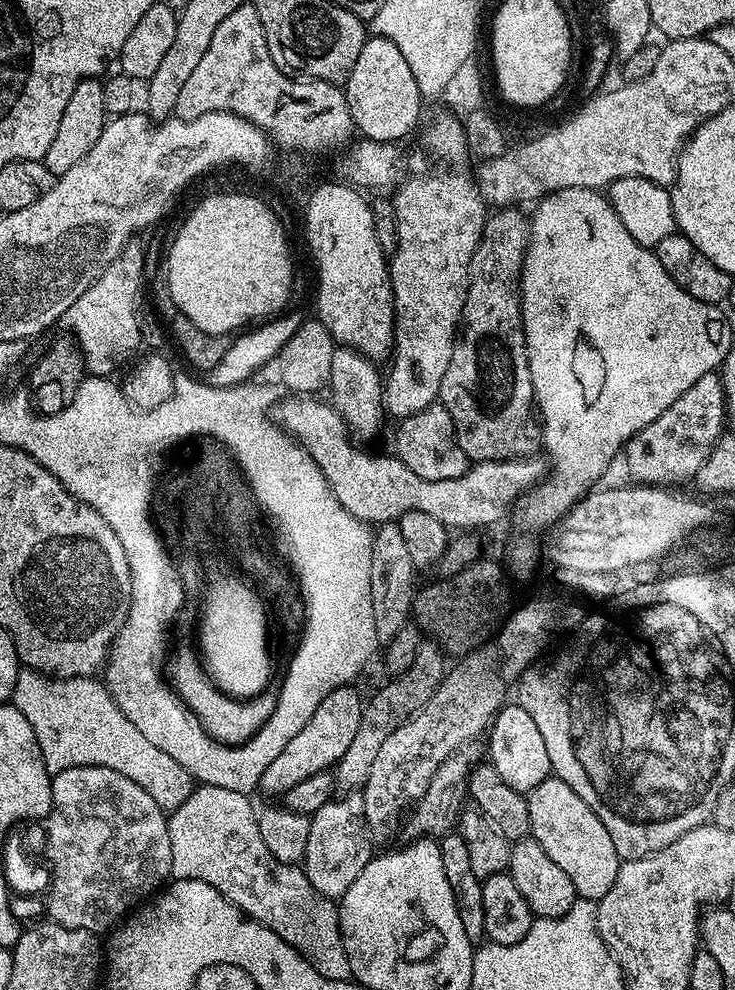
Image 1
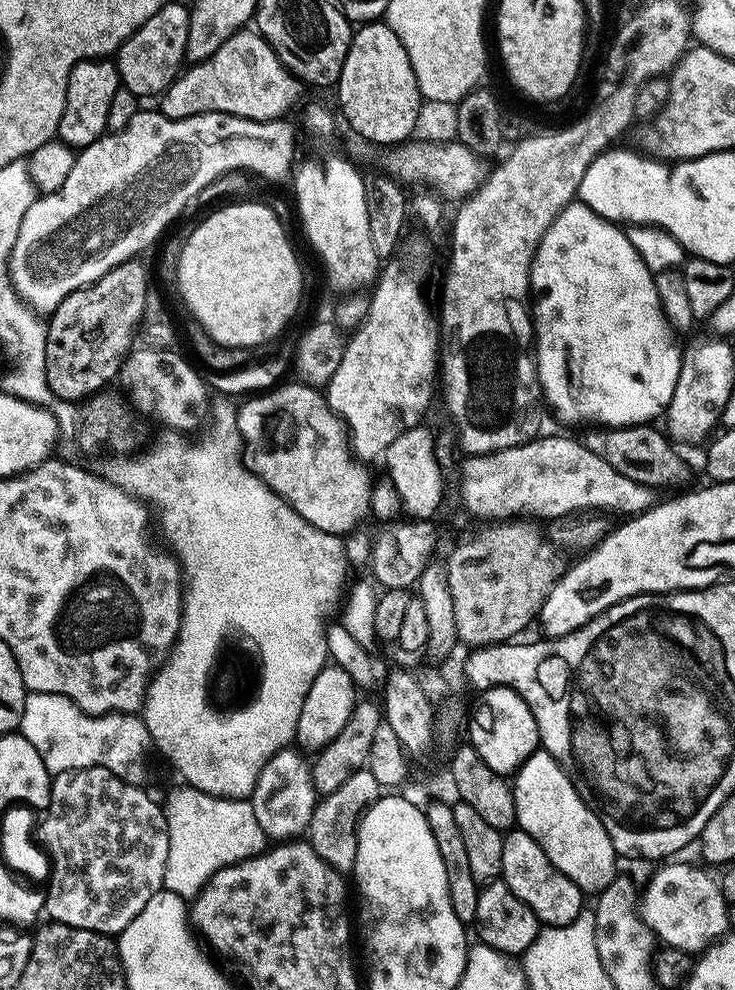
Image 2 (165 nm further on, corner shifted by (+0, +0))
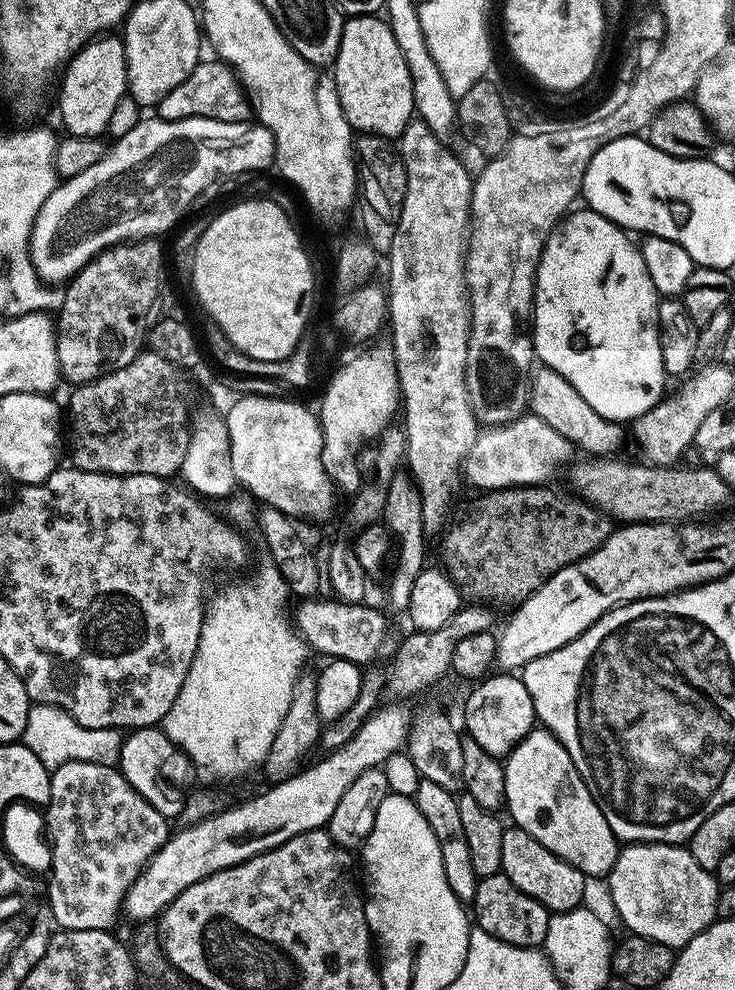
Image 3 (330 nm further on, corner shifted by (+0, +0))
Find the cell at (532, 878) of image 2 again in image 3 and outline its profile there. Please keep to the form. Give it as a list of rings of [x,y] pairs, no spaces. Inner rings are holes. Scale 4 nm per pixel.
[[[508,826],[504,829],[500,871],[506,878],[510,878],[510,882],[514,882],[514,886],[518,886],[518,890],[522,890],[522,894],[530,894],[530,898],[542,902],[549,913],[575,910],[585,903],[585,876],[574,866],[570,866],[570,862],[558,858],[558,854],[546,850],[546,846],[538,842],[538,838],[526,834],[526,830],[521,828]]]

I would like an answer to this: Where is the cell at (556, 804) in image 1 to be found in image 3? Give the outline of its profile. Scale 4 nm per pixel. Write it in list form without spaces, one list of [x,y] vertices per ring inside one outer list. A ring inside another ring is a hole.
[[[543,726],[533,727],[525,740],[513,752],[508,753],[503,767],[505,772],[504,803],[506,811],[508,810],[512,815],[511,823],[517,828],[526,830],[526,834],[538,838],[538,842],[542,842],[546,850],[570,862],[570,866],[574,866],[585,878],[607,877],[614,862],[620,856],[621,845],[610,830],[610,822],[606,822],[601,801],[594,795],[589,781],[582,775],[578,765],[572,761],[558,737],[553,736]]]

